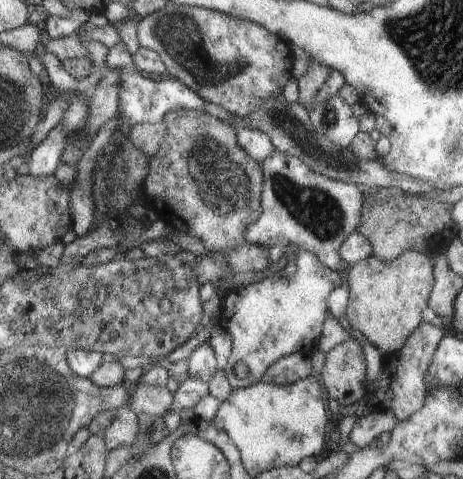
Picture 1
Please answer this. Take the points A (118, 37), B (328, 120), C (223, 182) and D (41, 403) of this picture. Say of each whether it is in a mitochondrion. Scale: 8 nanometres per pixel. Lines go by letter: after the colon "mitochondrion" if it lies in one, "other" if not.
A: other
B: mitochondrion
C: mitochondrion
D: mitochondrion

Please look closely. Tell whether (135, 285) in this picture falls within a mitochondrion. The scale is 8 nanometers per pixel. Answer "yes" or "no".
yes

